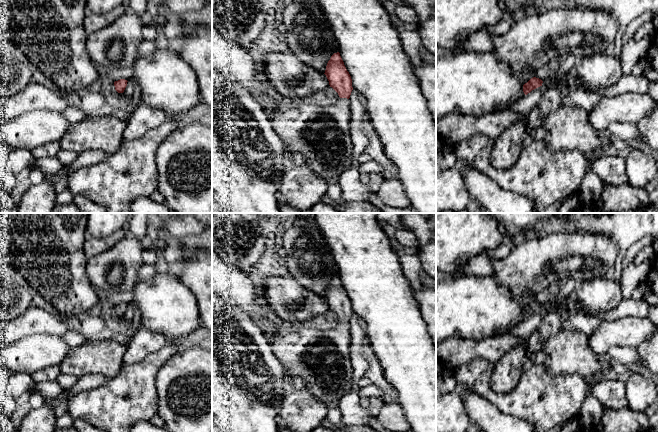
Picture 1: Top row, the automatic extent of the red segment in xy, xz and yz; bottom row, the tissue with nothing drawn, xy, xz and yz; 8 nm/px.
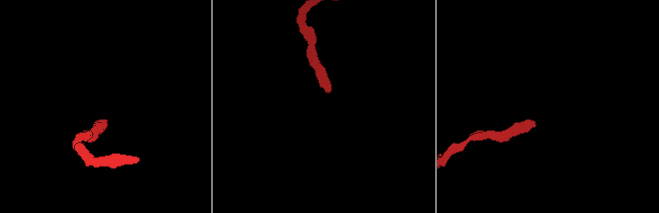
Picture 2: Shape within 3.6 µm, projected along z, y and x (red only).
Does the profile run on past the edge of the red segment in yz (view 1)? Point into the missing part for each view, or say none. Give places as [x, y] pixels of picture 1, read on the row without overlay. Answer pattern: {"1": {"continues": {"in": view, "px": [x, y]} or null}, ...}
{"1": {"continues": null}}

